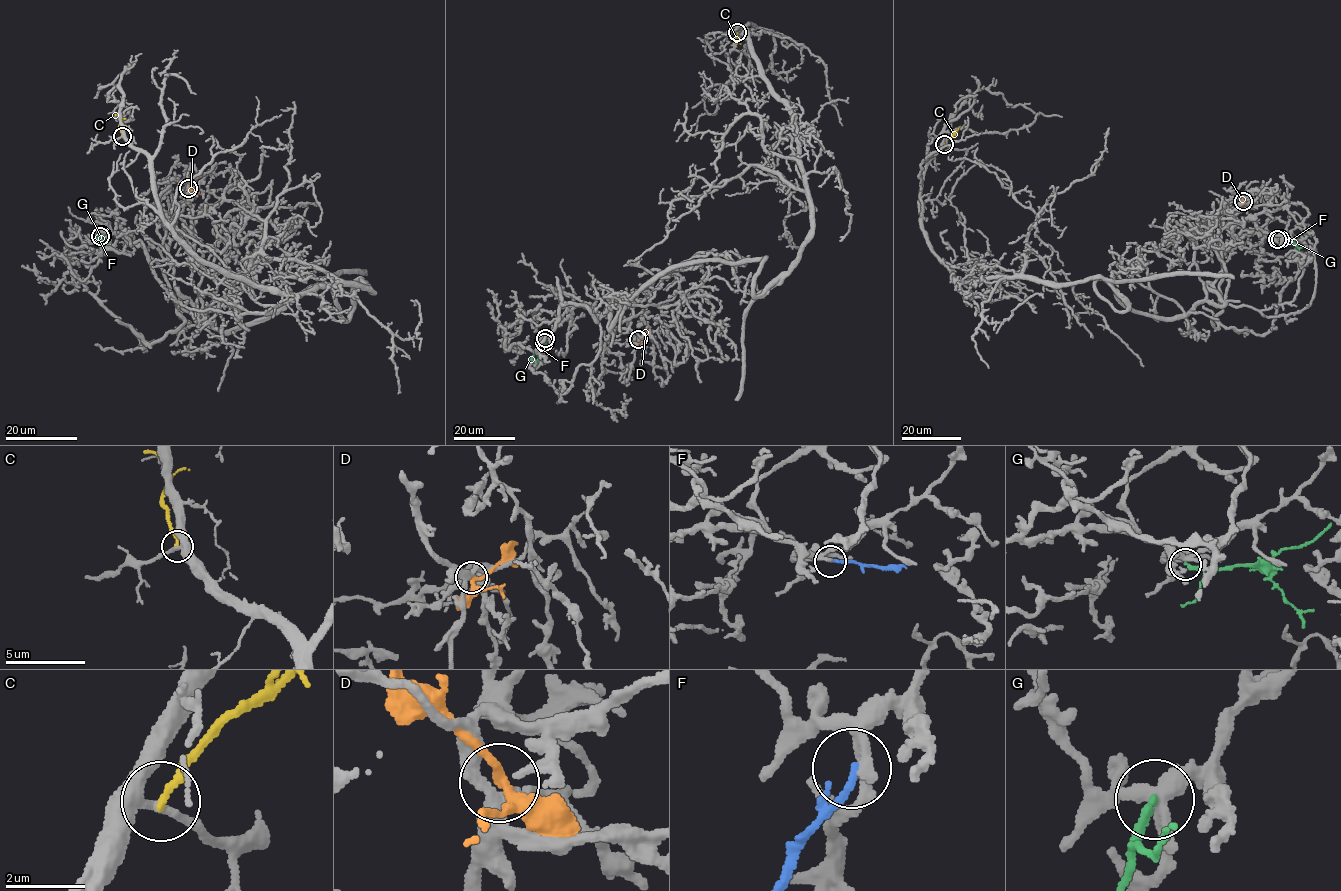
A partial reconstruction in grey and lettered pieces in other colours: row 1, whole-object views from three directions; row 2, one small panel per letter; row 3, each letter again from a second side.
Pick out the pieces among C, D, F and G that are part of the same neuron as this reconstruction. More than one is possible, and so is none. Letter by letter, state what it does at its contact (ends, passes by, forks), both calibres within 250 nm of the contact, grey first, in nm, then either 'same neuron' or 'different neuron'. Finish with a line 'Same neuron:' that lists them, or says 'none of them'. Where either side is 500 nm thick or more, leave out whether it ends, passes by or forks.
C: it ends there; 260 nm thick on the grey side, 200 nm on the other; different neuron
D: it passes by; 320 nm thick on the grey side, 220 nm on the other; different neuron
F: it ends there; 200 nm thick on the grey side, 190 nm on the other; different neuron
G: it ends there; 340 nm thick on the grey side, 200 nm on the other; different neuron
Same neuron: none of them

